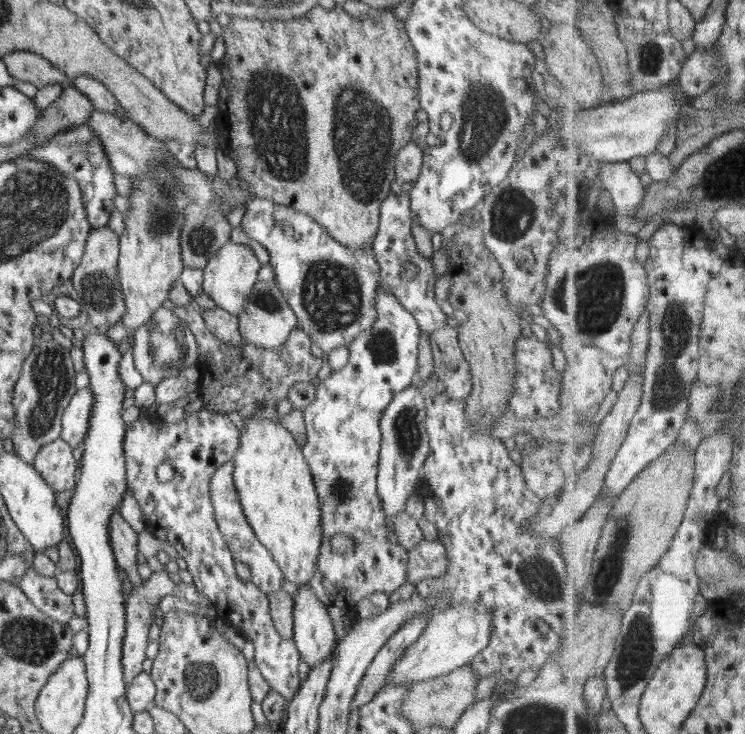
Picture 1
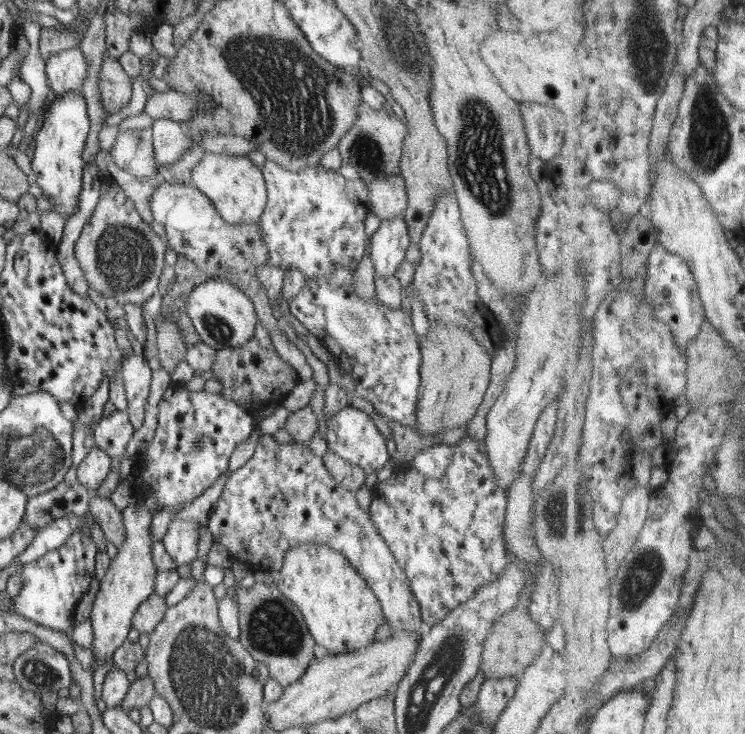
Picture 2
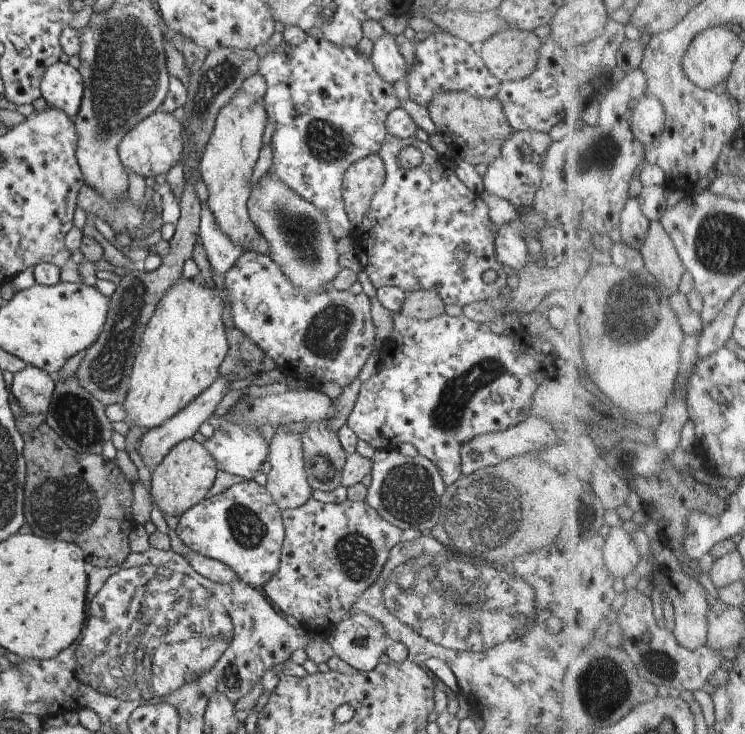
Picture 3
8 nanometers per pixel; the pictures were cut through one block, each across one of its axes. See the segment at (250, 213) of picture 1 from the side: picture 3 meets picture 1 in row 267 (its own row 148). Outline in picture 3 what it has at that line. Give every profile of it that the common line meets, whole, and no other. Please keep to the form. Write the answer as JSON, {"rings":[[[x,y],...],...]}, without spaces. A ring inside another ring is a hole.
{"rings":[[[310,34],[296,46],[283,41],[276,50],[259,60],[257,72],[264,76],[267,84],[265,109],[268,119],[274,124],[271,140],[273,161],[268,172],[288,184],[300,198],[324,212],[336,241],[350,236],[352,228],[342,196],[344,173],[356,160],[377,154],[384,144],[388,136],[386,117],[394,108],[402,106],[393,83],[384,82],[371,58],[360,54],[356,47],[340,48]]]}

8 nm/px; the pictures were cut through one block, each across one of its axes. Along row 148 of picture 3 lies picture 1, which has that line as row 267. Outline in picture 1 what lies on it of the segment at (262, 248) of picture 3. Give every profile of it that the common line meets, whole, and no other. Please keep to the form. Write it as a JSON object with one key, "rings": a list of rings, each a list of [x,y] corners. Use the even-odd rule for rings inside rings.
{"rings":[[[229,241],[209,260],[203,271],[203,292],[215,302],[216,306],[228,313],[238,316],[244,311],[247,298],[258,281],[258,270],[262,264],[249,247]]]}

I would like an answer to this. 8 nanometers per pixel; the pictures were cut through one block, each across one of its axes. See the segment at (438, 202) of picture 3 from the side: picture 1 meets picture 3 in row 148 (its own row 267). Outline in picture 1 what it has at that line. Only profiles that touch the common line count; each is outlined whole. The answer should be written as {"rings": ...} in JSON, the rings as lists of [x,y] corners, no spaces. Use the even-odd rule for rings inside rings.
{"rings":[[[404,191],[400,194],[390,193],[389,196],[382,202],[379,226],[377,235],[374,238],[372,248],[374,250],[374,257],[380,265],[380,280],[379,284],[383,287],[385,292],[391,292],[397,298],[408,313],[416,319],[420,326],[420,331],[434,333],[436,330],[448,327],[446,323],[446,314],[440,309],[440,305],[436,301],[436,294],[434,293],[434,284],[436,277],[434,277],[434,266],[431,260],[426,260],[420,254],[410,228],[412,227],[412,210],[410,210],[410,196]],[[410,262],[416,264],[420,268],[419,273],[412,281],[406,281],[400,276],[403,272],[402,264]]]}

